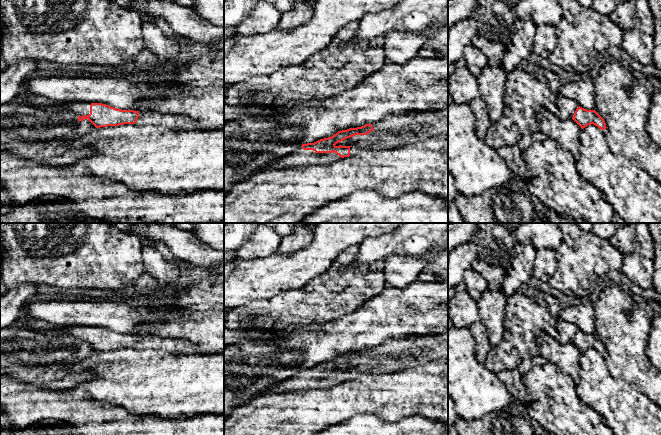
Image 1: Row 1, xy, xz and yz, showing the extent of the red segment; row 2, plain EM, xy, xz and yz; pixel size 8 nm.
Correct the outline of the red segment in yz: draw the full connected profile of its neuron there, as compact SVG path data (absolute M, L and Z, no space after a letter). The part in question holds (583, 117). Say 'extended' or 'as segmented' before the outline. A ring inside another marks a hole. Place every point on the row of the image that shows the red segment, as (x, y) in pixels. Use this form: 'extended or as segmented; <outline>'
as segmented; M580 106L576 109L572 119L581 129L591 124L597 126L601 130L607 128L604 119L595 110L587 110Z

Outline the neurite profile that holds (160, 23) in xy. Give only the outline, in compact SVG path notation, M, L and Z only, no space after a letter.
M141 16L141 18L143 22L153 21L169 39L174 40L178 44L181 44L182 42L190 40L189 38L182 38L174 34L171 28L167 25L167 23L160 18L152 18L149 16Z

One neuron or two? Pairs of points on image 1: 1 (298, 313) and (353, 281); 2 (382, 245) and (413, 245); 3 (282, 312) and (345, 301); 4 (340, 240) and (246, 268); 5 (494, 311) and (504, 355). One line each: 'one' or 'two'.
1: one
2: one
3: one
4: one
5: two

